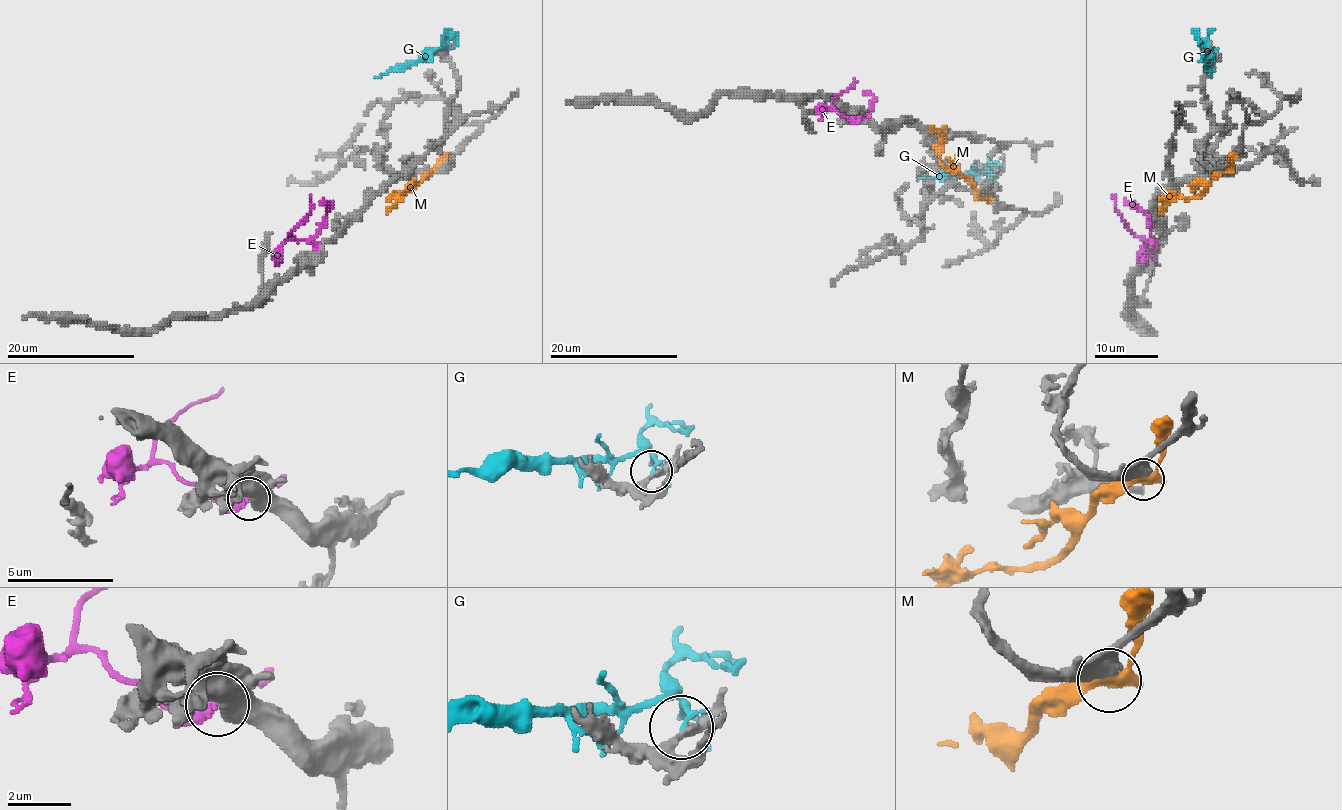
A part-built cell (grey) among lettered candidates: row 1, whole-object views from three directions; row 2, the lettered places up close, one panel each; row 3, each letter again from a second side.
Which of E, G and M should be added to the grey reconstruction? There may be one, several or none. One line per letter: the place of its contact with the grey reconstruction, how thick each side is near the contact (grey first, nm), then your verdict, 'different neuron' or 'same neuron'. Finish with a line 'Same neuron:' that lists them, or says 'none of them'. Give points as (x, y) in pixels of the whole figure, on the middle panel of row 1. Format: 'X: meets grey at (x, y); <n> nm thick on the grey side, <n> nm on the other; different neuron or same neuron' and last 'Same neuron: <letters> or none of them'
E: meets grey at (860, 119); 500 nm thick on the grey side, 440 nm on the other; different neuron
G: meets grey at (989, 177); 280 nm thick on the grey side, 170 nm on the other; different neuron
M: meets grey at (976, 193); 440 nm thick on the grey side, 360 nm on the other; different neuron
Same neuron: none of them

